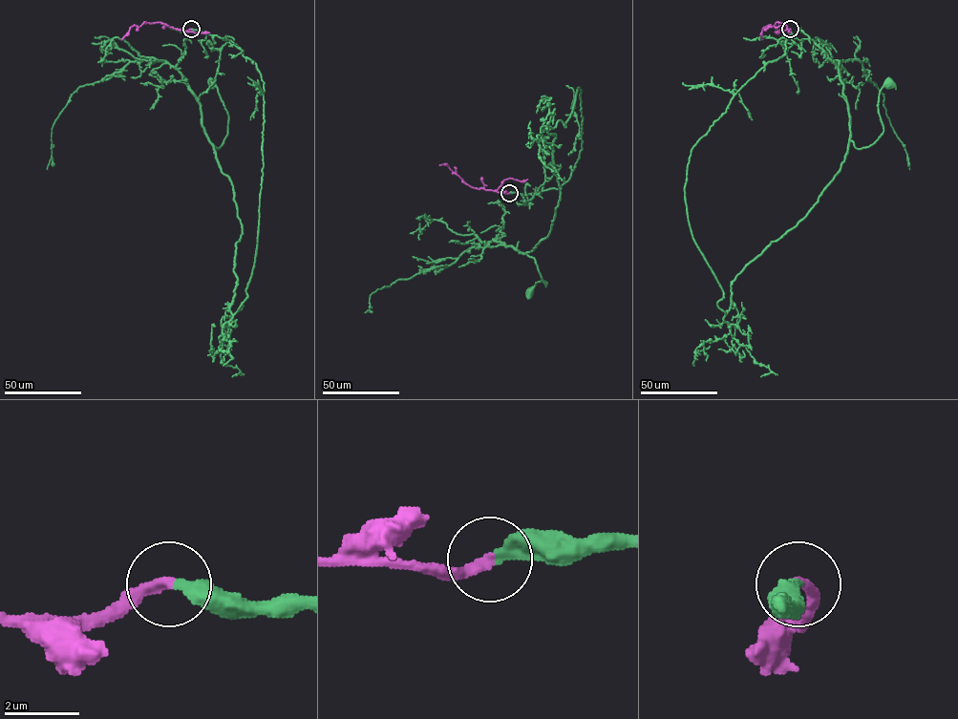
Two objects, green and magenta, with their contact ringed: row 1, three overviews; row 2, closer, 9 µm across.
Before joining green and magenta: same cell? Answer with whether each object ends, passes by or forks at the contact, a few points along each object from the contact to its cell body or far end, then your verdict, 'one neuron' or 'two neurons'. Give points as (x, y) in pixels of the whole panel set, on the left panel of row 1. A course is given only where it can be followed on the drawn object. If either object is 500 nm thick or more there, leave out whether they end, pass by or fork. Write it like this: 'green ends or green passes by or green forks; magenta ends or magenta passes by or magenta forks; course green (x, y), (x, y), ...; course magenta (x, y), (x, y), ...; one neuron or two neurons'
green ends; magenta ends; course green (191, 29), (264, 83), (234, 314), (242, 224), (209, 140), (227, 126), (212, 83); course magenta (191, 29), (179, 30), (160, 22), (144, 22), (139, 27), (130, 28), (121, 39); one neuron

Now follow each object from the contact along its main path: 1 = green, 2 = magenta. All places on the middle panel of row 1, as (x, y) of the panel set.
1: (509, 193), (570, 178), (579, 88), (565, 126), (546, 131), (560, 200), (527, 253), (546, 283), (530, 291)
2: (509, 193), (471, 187), (447, 165), (439, 165)

